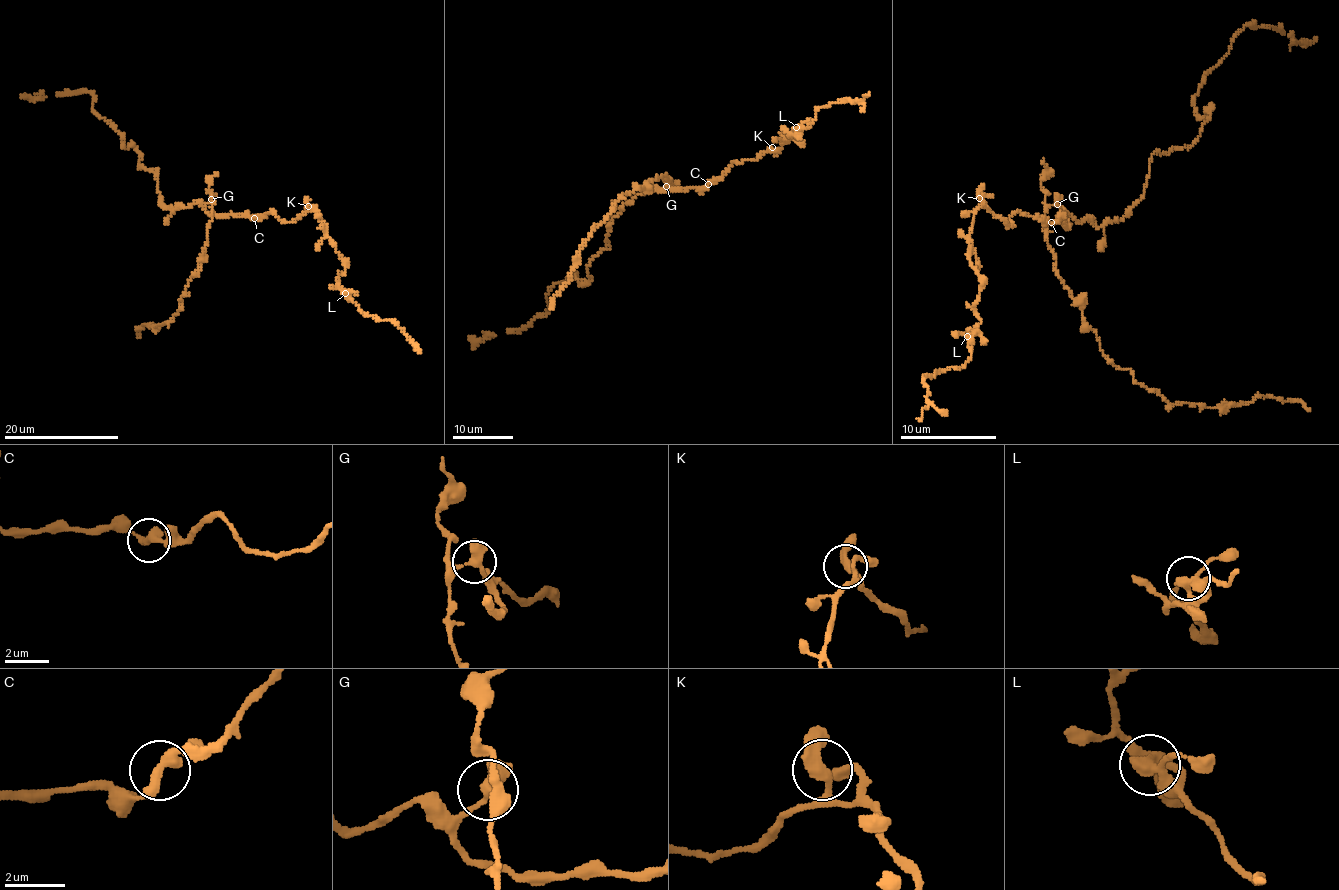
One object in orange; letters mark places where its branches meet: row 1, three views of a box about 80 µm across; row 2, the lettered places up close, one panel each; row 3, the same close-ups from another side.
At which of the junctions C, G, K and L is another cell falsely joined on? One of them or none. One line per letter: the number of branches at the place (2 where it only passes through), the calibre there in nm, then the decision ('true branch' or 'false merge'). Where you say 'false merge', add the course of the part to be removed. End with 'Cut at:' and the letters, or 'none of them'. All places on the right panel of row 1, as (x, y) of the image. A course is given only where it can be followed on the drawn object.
C: 2 branches meet; 360 nm thick; true branch
G: 2 branches meet; 400 nm thick; false merge; foreign part runs (1057, 203), (1045, 215), (1056, 275), (1116, 366), (1170, 403), (1240, 406), (1261, 395), (1300, 402), (1310, 410)
K: 2 branches meet; 340 nm thick; true branch
L: 2 branches meet; 360 nm thick; true branch
Cut at: G

